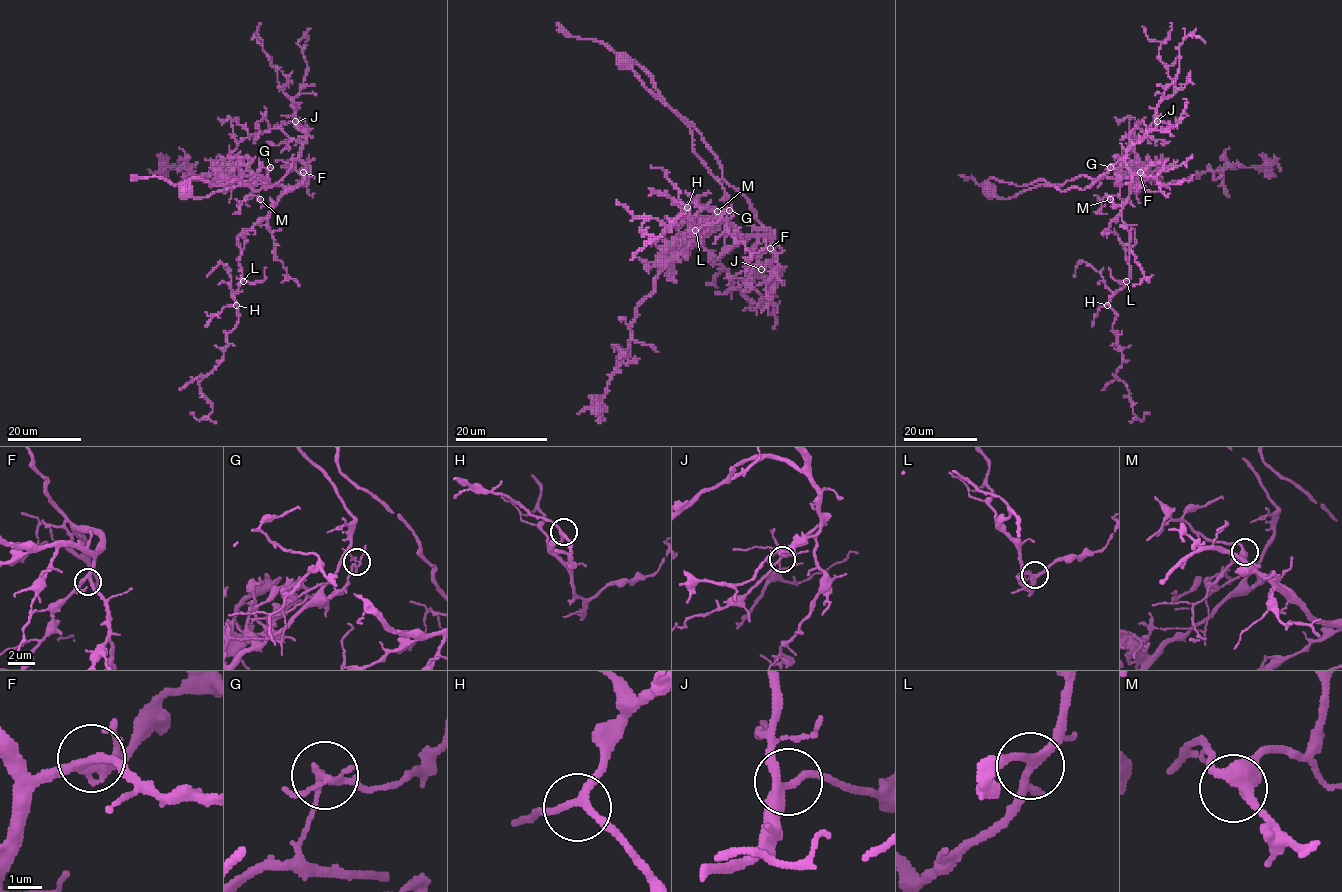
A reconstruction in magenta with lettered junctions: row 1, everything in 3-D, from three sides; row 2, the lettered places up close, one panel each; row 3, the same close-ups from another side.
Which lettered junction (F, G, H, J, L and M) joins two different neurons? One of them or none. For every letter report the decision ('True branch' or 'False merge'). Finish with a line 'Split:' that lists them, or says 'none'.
F: True branch
G: False merge
H: True branch
J: True branch
L: True branch
M: True branch
Split: G

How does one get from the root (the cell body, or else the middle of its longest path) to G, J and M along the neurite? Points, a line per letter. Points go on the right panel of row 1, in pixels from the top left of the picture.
G: (988, 191), (989, 178), (1016, 185), (1038, 180), (1063, 184), (1081, 175), (1101, 179), (1110, 167)
J: (988, 191), (1009, 198), (1040, 184), (1053, 184), (1061, 191), (1072, 187), (1085, 189), (1123, 159), (1157, 121)
M: (988, 191), (989, 178), (1016, 185), (1038, 180), (1063, 184), (1081, 175), (1117, 178), (1120, 192), (1110, 199)

